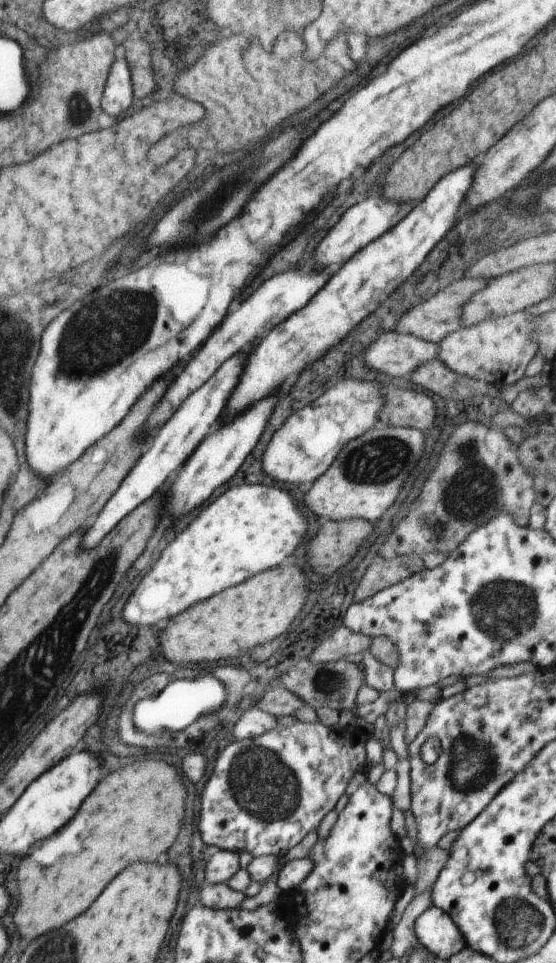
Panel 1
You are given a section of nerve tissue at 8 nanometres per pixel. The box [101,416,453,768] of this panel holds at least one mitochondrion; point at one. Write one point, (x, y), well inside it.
(386, 459)

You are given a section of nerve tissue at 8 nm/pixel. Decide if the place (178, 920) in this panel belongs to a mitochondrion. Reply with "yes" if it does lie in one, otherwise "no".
no

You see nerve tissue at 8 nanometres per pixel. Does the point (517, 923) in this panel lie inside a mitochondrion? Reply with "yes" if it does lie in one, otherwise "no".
yes

